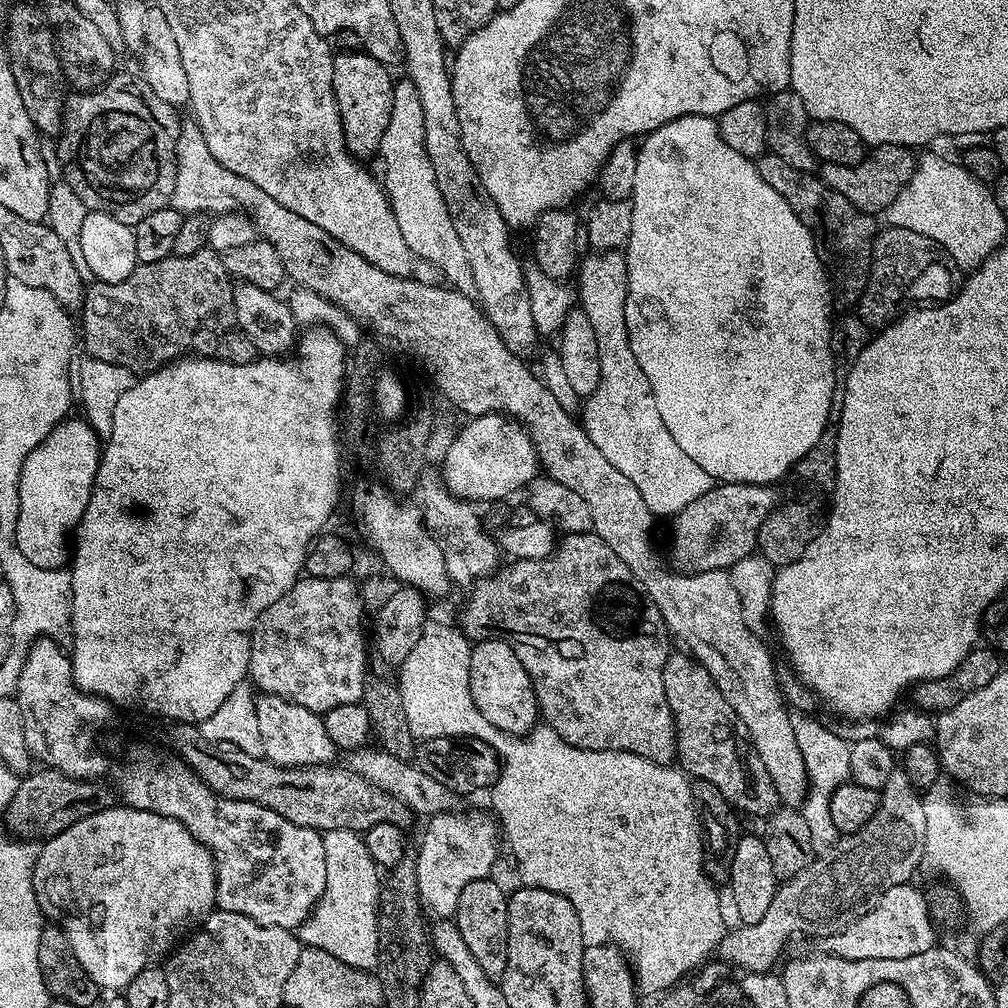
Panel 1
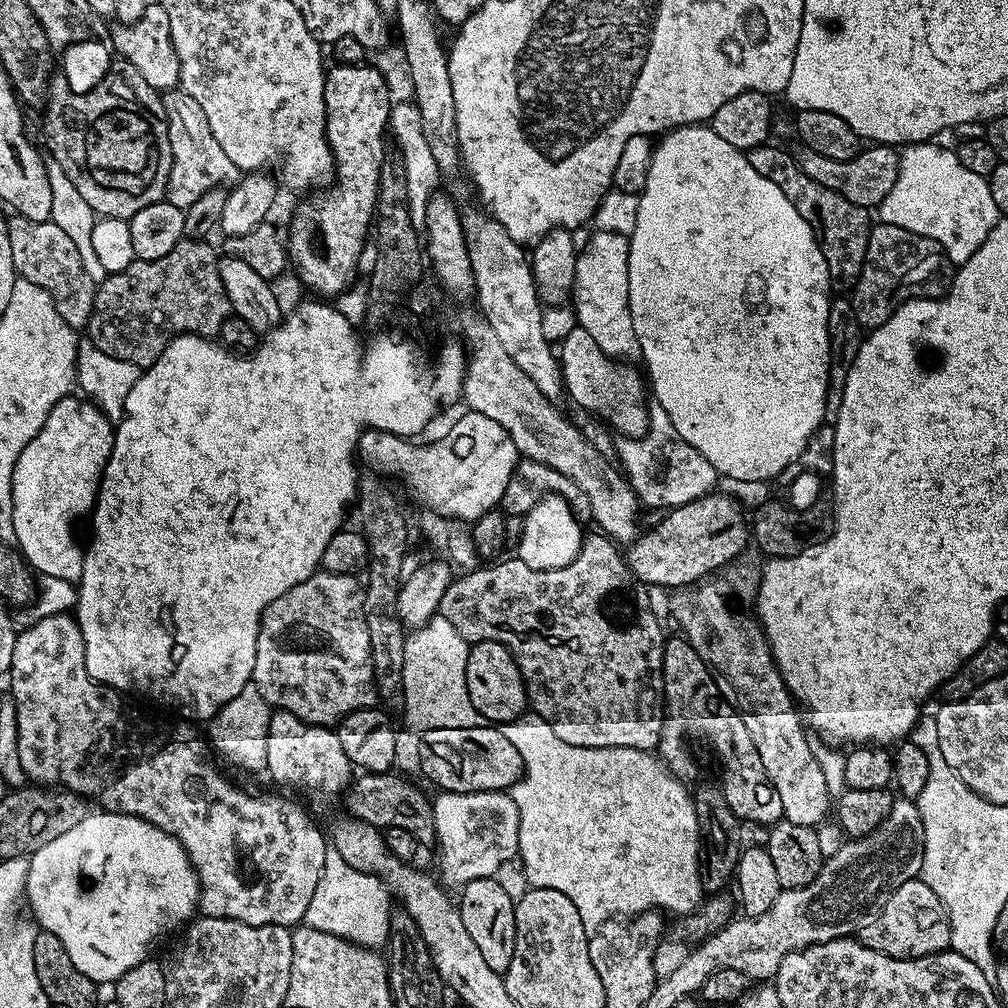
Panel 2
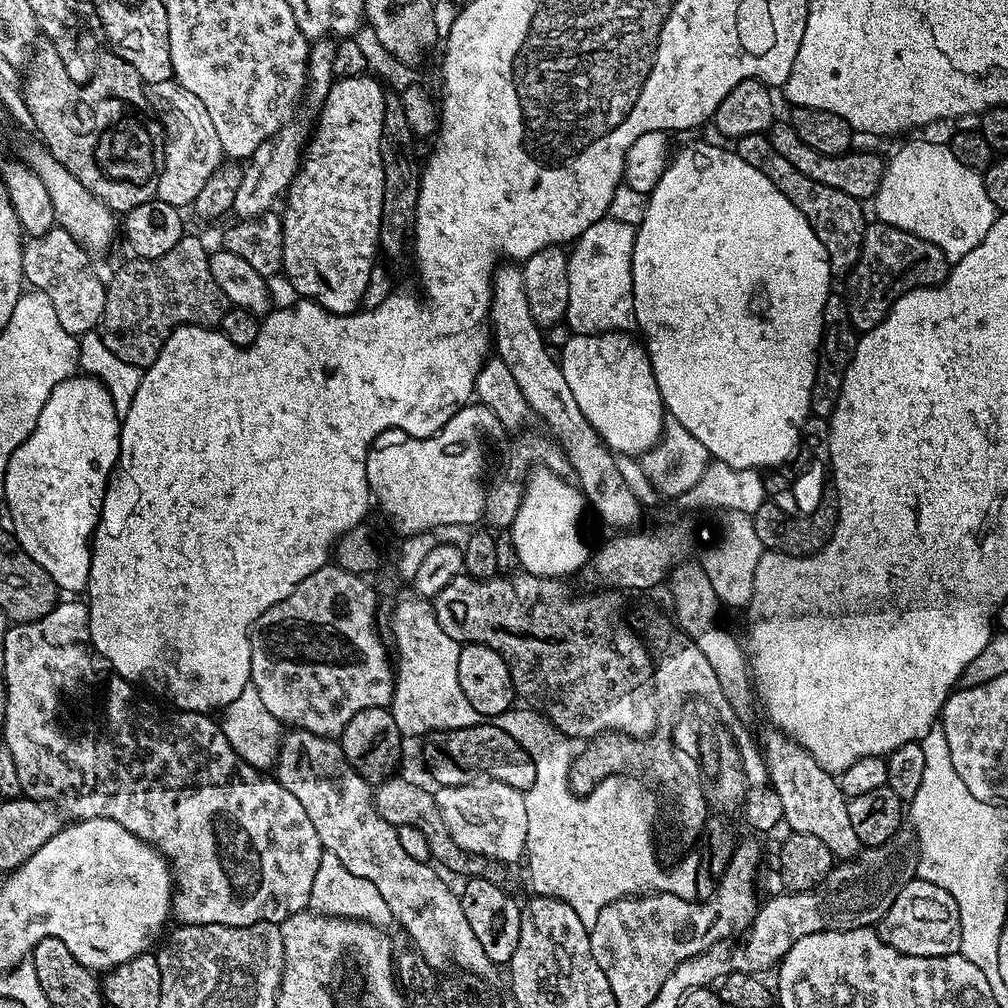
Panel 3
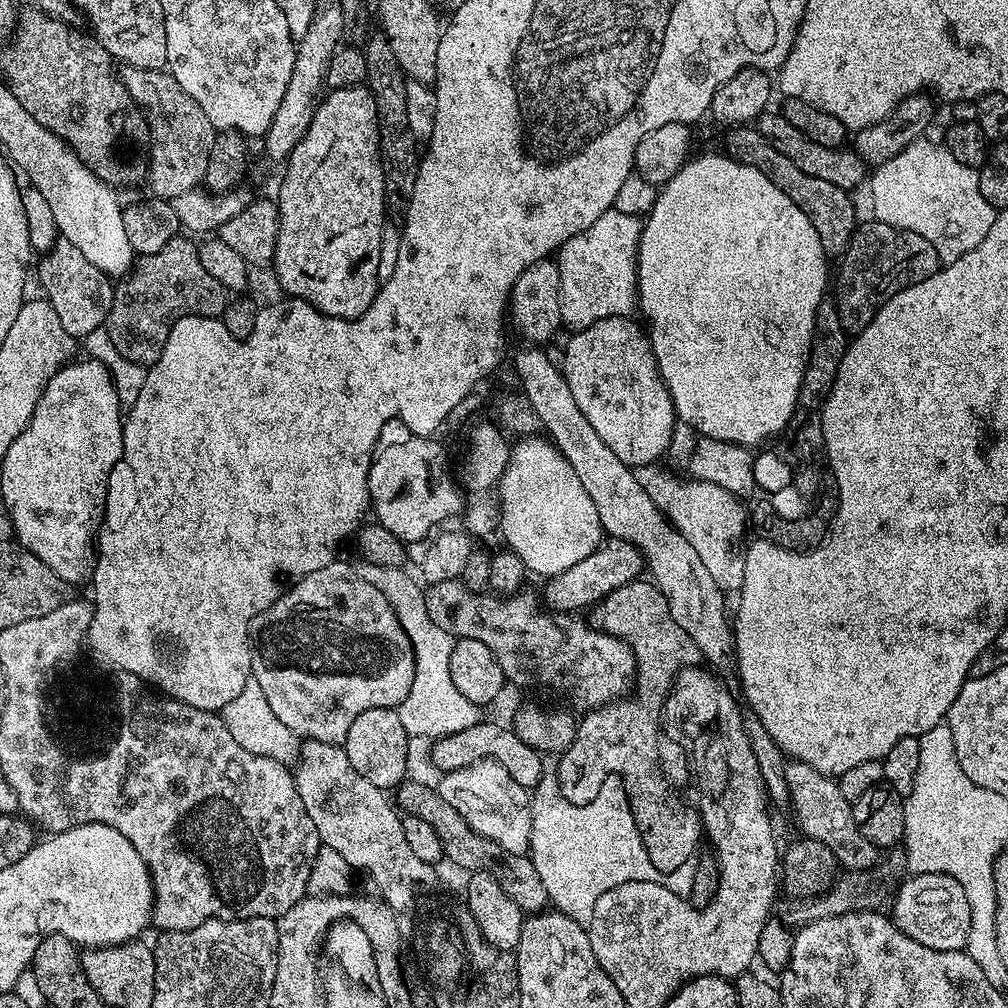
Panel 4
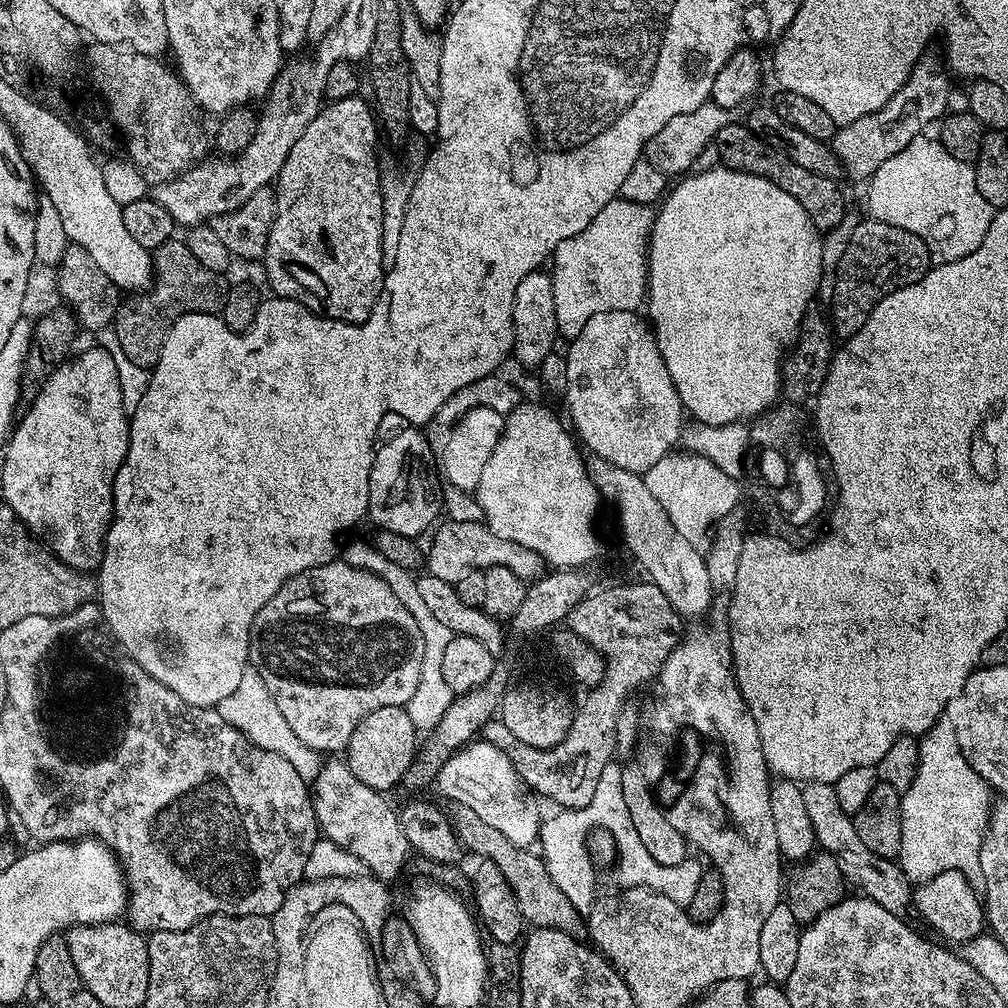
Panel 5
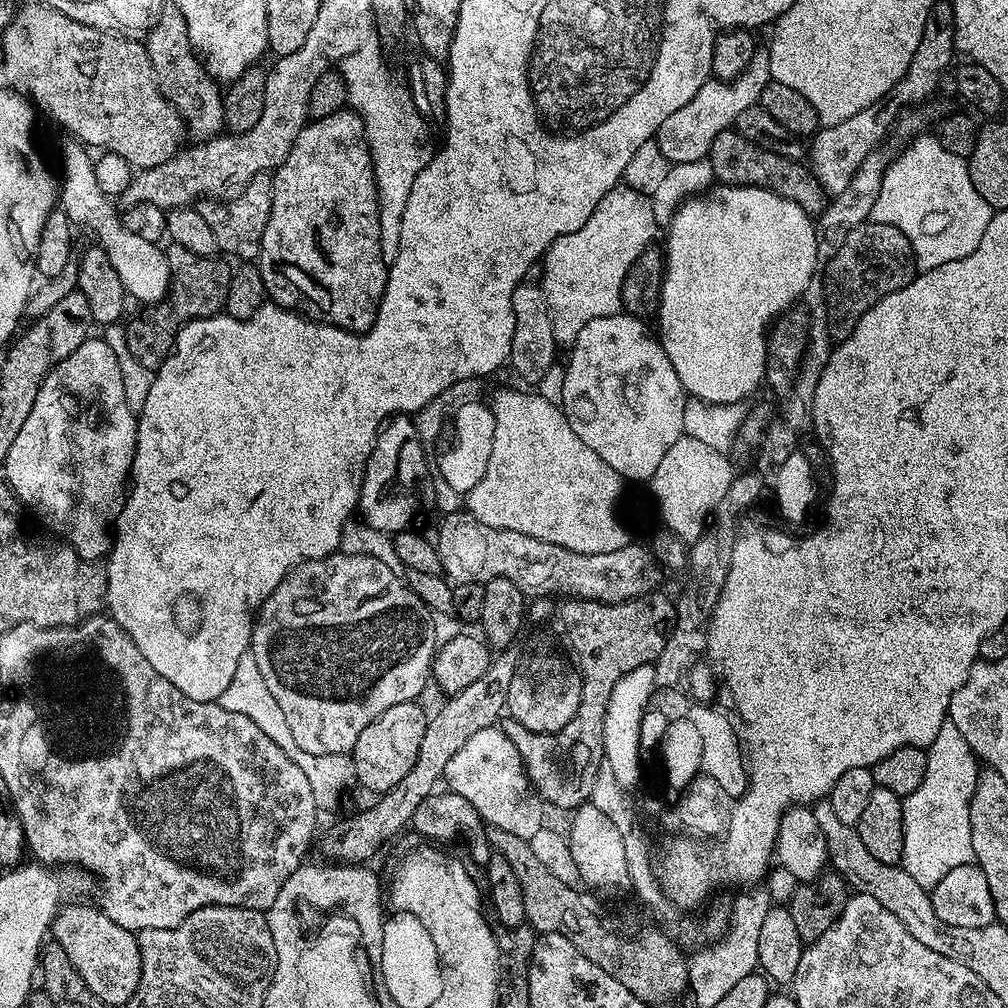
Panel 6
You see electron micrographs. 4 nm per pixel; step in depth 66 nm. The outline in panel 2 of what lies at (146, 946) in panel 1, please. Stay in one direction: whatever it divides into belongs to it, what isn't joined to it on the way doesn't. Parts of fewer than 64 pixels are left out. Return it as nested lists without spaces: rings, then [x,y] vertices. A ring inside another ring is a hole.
[[[92,810],[74,830],[66,830],[66,834],[32,853],[24,895],[27,911],[43,931],[72,942],[76,931],[84,928],[84,973],[97,986],[104,986],[120,980],[122,974],[151,957],[156,944],[162,943],[179,924],[187,925],[197,915],[200,880],[176,837],[125,812]]]

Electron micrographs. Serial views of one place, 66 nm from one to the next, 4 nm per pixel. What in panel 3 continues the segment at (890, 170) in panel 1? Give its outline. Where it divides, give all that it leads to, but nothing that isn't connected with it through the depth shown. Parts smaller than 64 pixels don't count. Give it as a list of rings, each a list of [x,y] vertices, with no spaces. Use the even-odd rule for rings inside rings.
[[[780,122],[773,123],[770,129],[770,139],[774,150],[790,162],[797,170],[802,170],[806,178],[814,178],[814,182],[822,182],[822,186],[834,186],[834,190],[842,190],[842,194],[850,194],[861,202],[875,197],[876,190],[881,184],[881,178],[884,176],[885,157],[879,156],[876,152],[856,152],[849,150],[843,152],[840,156],[831,156],[822,154],[822,150],[814,150],[814,146],[806,146],[798,134],[794,134],[791,123]]]

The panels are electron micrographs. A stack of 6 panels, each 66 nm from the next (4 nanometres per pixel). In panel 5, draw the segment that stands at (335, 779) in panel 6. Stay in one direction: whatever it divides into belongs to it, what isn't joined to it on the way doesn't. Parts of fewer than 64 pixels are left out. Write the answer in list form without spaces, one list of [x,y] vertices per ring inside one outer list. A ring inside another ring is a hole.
[[[254,670],[244,672],[242,680],[234,689],[234,694],[230,694],[230,698],[222,698],[222,702],[217,704],[215,709],[251,744],[256,744],[262,750],[270,750],[274,754],[282,754],[282,758],[286,758],[286,762],[290,762],[290,766],[294,766],[294,770],[298,770],[298,774],[302,774],[304,780],[309,782],[315,780],[316,775],[320,772],[321,753],[315,752],[313,748],[303,744],[294,734],[294,730],[290,730],[290,726],[286,726],[286,718],[282,718],[282,710],[278,710],[270,690],[266,690],[266,682],[262,682],[262,678],[257,672]]]

